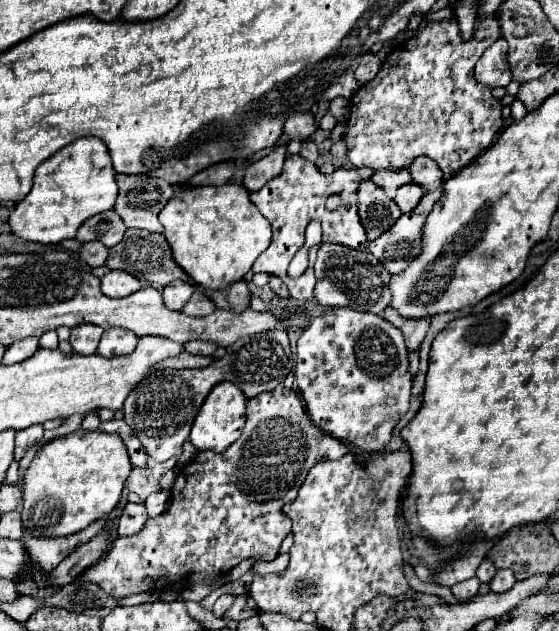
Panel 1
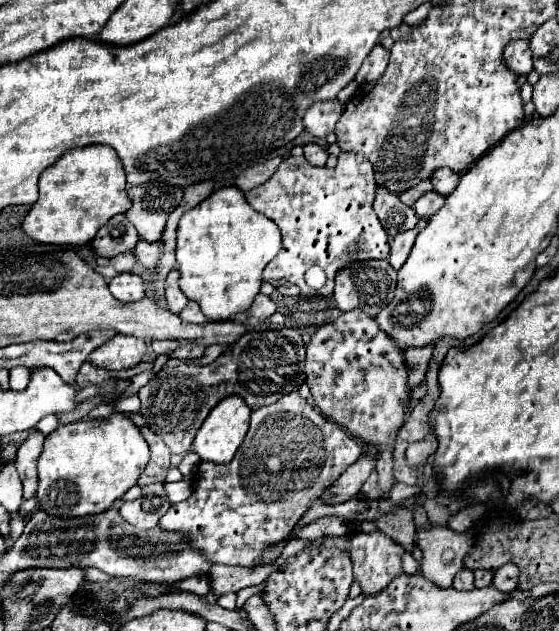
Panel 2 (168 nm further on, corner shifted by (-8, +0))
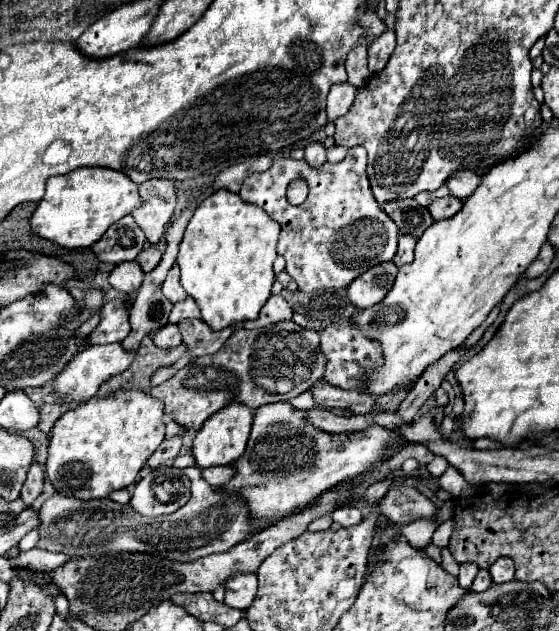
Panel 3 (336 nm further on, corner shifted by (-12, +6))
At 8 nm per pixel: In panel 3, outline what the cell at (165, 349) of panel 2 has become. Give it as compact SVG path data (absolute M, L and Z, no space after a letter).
M166 324L154 336L154 344L160 346L160 348L174 348L180 342L182 342L182 338L180 338L180 332L178 332L178 326L176 324Z

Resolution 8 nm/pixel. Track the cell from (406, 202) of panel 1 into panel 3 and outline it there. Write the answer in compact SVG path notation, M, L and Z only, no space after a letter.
M454 196L438 198L438 200L434 200L434 202L428 206L428 210L430 210L430 214L432 214L434 220L450 218L450 216L454 216L460 208L462 208L462 200L456 200Z

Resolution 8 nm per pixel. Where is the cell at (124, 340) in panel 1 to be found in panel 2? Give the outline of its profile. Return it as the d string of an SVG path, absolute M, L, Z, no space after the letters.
M116 334L104 346L96 348L88 356L88 362L104 370L126 370L140 364L144 352L146 344L142 338L128 338L124 334Z

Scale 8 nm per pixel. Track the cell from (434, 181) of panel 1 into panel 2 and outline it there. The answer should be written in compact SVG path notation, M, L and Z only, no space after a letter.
M444 168L444 170L436 170L436 174L432 174L434 190L436 190L438 194L442 194L442 196L452 194L452 192L456 190L458 182L460 182L460 176L458 176L456 172L448 170L448 168Z

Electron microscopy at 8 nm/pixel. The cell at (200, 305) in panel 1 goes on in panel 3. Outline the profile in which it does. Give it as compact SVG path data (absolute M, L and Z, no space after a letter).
M190 296L184 302L178 302L170 312L170 322L172 324L178 324L180 320L186 320L186 318L200 318L200 308Z

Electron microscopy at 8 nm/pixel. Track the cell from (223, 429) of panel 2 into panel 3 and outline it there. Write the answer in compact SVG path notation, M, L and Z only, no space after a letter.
M228 404L228 408L222 408L220 412L216 412L212 420L206 420L204 428L200 428L192 444L192 456L196 458L196 466L200 468L228 466L230 462L238 460L244 454L250 428L252 428L252 418L254 418L254 412L248 412L248 408L244 408L242 404Z

